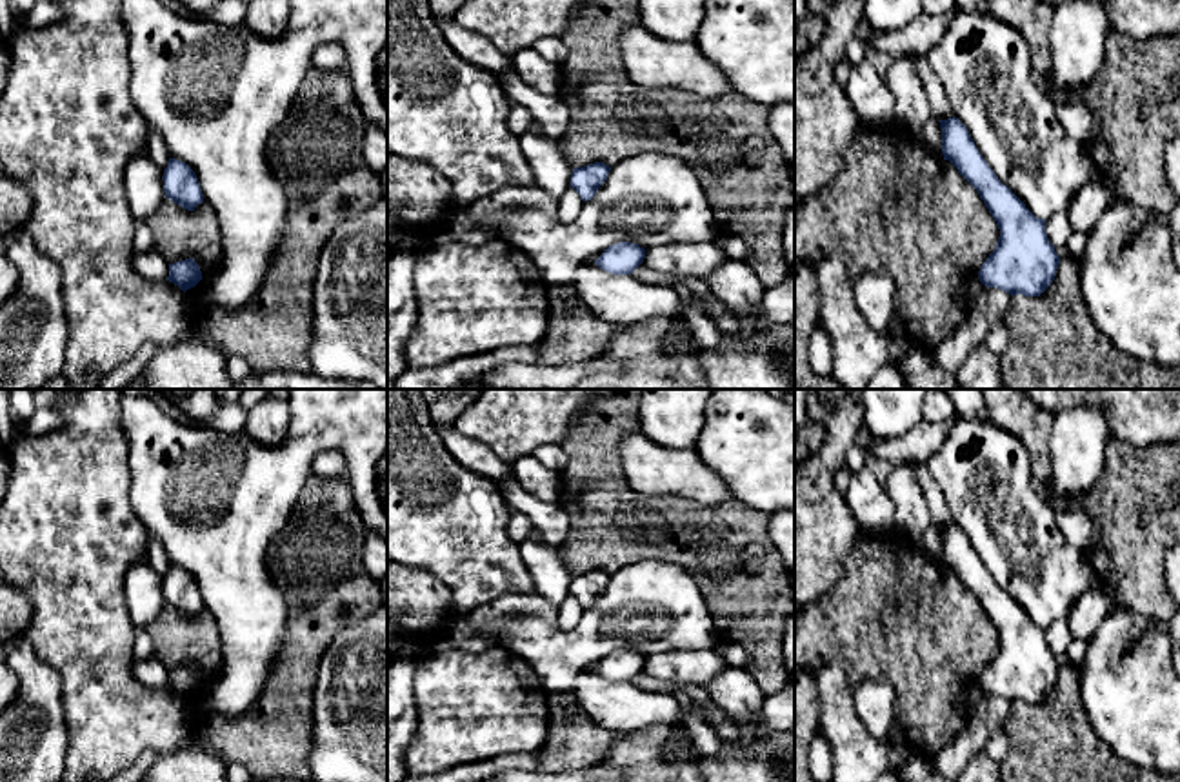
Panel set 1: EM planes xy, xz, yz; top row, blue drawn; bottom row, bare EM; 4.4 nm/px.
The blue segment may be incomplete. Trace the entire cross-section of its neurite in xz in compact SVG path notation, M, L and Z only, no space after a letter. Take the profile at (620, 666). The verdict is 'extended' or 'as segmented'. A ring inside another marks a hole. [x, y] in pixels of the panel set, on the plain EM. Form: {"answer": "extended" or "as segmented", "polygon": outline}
{"answer": "as segmented", "polygon": "M618 649L604 657L595 671L613 682L631 682L645 666L645 657L638 651Z"}

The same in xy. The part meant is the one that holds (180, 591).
{"answer": "as segmented", "polygon": "M169 566L162 587L165 606L173 607L184 617L195 618L195 615L204 609L198 586L185 569Z"}

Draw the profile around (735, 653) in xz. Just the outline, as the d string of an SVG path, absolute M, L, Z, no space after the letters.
M718 638L715 649L727 660L729 666L747 669L751 664L749 653L740 644L733 644Z

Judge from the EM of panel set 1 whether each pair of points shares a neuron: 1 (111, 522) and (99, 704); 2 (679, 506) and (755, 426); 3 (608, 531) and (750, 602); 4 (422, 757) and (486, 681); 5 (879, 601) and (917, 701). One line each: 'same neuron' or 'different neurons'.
1: same neuron
2: different neurons
3: same neuron
4: same neuron
5: same neuron

